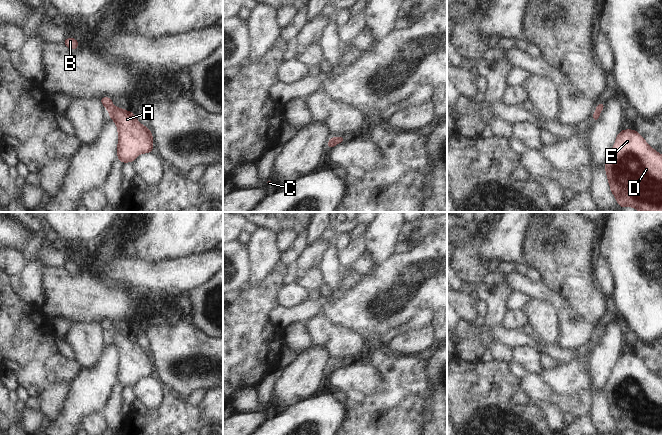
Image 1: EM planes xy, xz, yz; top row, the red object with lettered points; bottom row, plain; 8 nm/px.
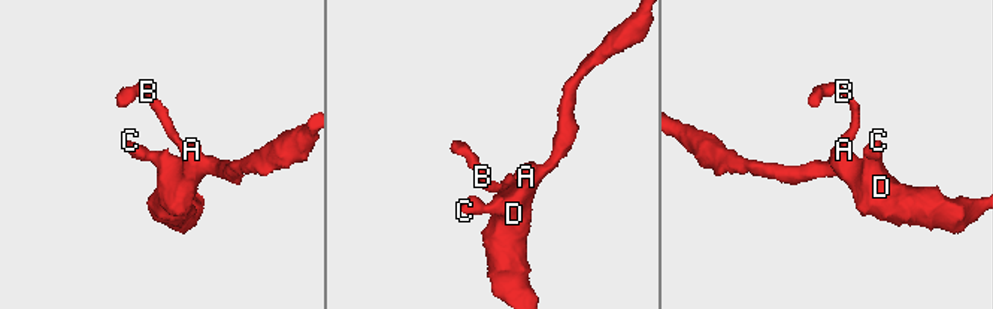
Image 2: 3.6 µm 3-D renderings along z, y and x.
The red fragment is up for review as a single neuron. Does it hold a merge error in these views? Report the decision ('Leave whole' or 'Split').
Leave whole

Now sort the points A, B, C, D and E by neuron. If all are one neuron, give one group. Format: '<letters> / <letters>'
A B C D E

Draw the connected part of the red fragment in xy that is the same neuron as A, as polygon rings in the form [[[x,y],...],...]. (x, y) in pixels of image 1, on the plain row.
[[[102,321],[103,330],[109,335],[110,342],[118,352],[117,381],[122,386],[134,386],[141,377],[151,377],[153,373],[152,357],[139,347],[135,337],[114,331],[112,323]]]

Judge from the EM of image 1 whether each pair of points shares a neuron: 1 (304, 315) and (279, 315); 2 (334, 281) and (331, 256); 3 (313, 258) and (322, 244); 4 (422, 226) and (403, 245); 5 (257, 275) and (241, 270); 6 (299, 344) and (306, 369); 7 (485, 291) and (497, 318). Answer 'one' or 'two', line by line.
1: one
2: one
3: one
4: one
5: two
6: two
7: one

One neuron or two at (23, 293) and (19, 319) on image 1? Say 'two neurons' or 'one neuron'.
two neurons

